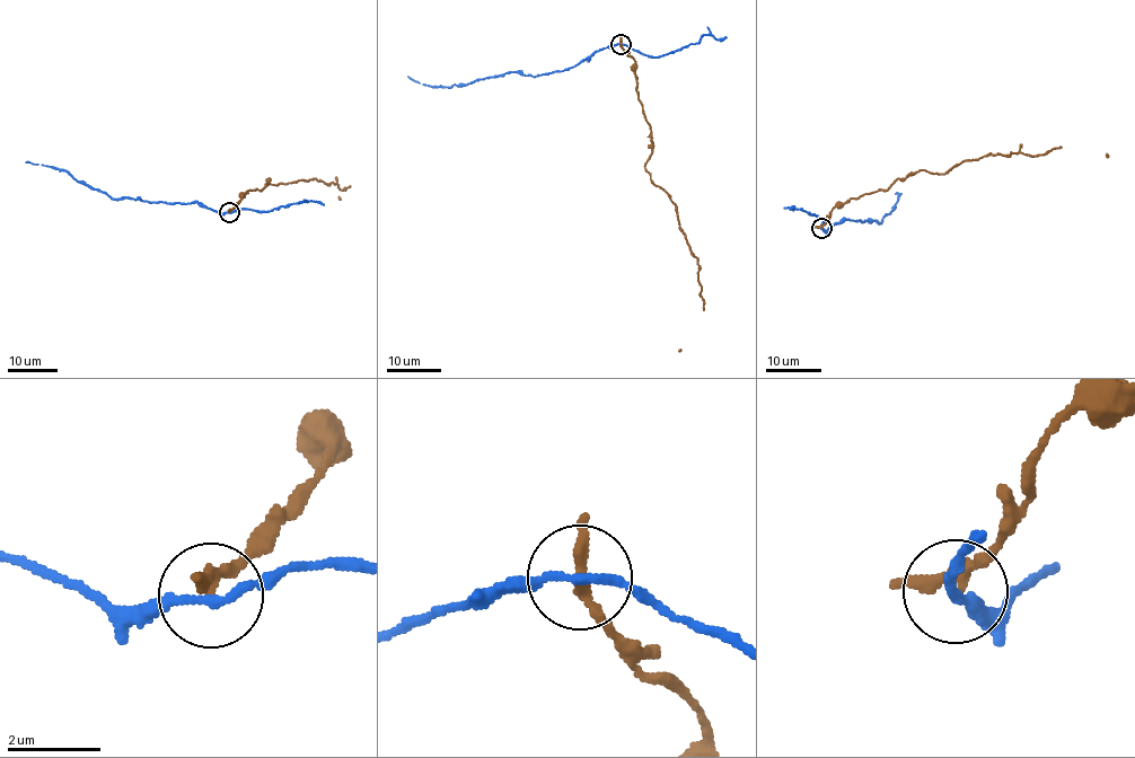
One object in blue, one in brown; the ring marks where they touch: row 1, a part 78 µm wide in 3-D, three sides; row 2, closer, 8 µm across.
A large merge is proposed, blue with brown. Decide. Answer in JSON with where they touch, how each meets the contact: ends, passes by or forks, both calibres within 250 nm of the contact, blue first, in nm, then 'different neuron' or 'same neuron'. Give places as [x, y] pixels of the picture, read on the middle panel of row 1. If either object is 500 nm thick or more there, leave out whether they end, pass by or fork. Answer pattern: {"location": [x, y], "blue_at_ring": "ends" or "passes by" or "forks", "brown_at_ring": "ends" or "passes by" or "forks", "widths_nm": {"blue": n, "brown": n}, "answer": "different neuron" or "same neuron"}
{"location": [621, 44], "blue_at_ring": "passes by", "brown_at_ring": "passes by", "widths_nm": {"blue": 180, "brown": 200}, "answer": "different neuron"}

